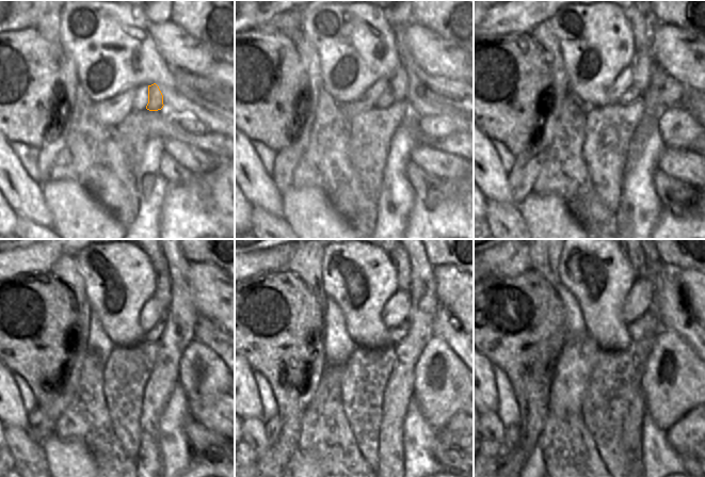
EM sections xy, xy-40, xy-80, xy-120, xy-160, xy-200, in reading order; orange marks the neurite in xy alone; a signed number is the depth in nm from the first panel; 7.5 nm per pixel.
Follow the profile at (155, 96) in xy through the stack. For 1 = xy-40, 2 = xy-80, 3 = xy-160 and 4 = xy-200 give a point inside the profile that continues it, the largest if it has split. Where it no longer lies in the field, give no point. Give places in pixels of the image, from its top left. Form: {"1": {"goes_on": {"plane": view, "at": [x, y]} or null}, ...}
{"1": {"goes_on": {"plane": "xy-40", "at": [399, 82]}}, "2": {"goes_on": {"plane": "xy-80", "at": [642, 64]}}, "3": {"goes_on": {"plane": "xy-160", "at": [400, 260]}}, "4": {"goes_on": {"plane": "xy-200", "at": [638, 260]}}}

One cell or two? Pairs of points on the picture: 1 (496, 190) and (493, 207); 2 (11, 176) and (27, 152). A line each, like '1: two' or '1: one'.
1: two
2: two

